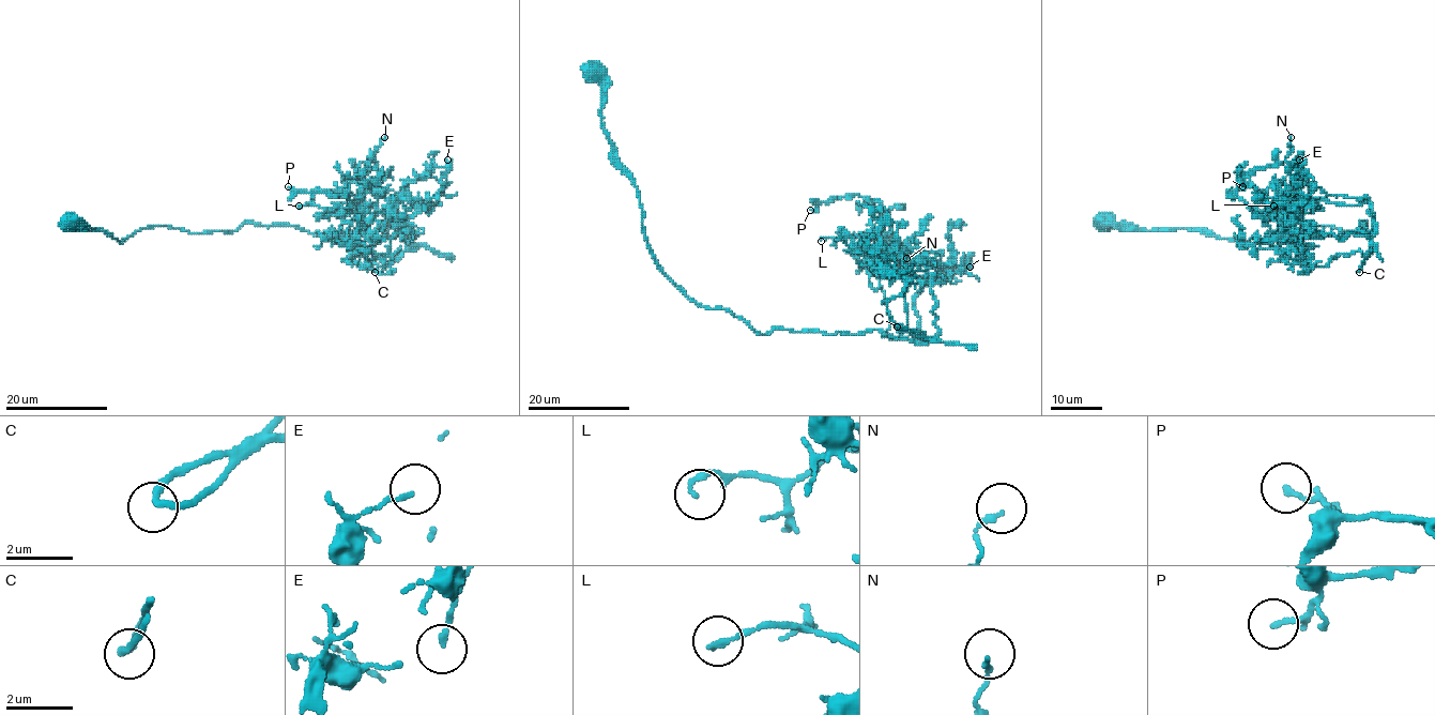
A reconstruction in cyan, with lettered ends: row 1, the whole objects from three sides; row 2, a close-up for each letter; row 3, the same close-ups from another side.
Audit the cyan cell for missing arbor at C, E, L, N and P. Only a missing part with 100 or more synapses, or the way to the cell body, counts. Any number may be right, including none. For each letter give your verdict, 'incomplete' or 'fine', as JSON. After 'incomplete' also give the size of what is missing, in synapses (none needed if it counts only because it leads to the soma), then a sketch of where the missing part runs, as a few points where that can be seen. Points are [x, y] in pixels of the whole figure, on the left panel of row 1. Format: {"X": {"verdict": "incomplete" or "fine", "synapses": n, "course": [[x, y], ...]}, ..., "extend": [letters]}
{"C": {"verdict": "fine"}, "E": {"verdict": "fine"}, "L": {"verdict": "fine"}, "N": {"verdict": "fine"}, "P": {"verdict": "fine"}, "extend": []}

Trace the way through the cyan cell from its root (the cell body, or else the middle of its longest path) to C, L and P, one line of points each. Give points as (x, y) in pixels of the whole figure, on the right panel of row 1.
C: (1104, 223), (1243, 243), (1313, 226), (1362, 231), (1364, 223), (1362, 232), (1375, 225), (1375, 233), (1359, 272)
L: (1104, 223), (1243, 243), (1313, 226), (1375, 230), (1283, 240), (1284, 212), (1273, 215), (1273, 206)
P: (1104, 223), (1243, 243), (1313, 226), (1375, 230), (1283, 240), (1284, 212), (1227, 197), (1242, 186)

